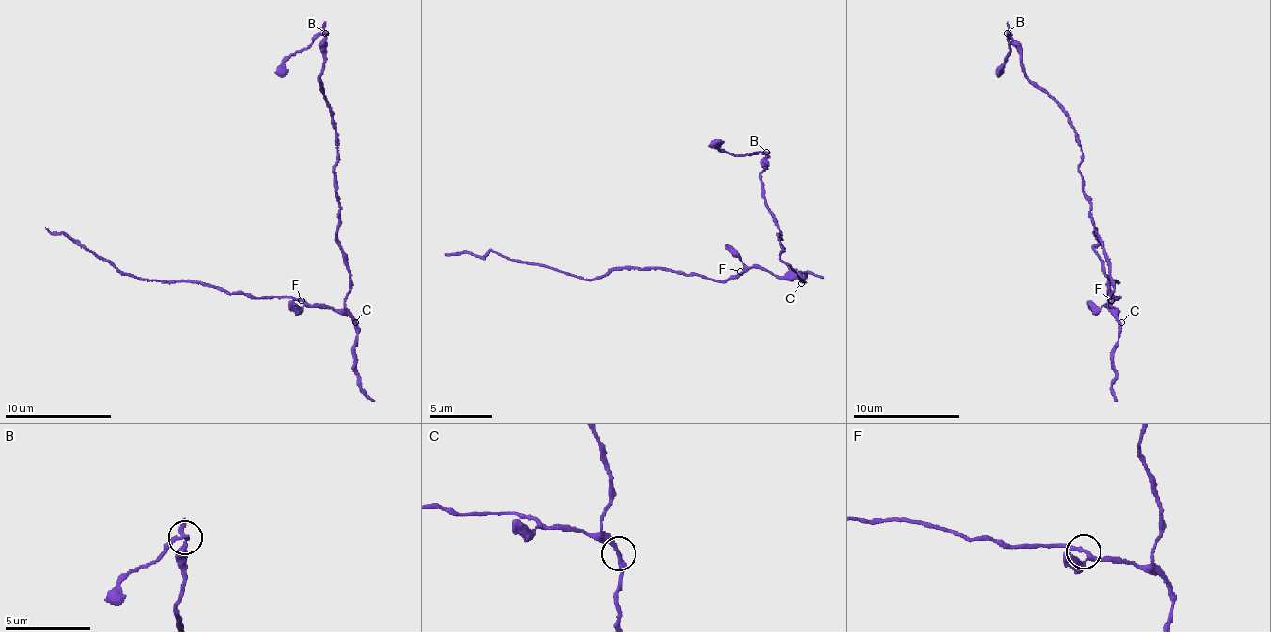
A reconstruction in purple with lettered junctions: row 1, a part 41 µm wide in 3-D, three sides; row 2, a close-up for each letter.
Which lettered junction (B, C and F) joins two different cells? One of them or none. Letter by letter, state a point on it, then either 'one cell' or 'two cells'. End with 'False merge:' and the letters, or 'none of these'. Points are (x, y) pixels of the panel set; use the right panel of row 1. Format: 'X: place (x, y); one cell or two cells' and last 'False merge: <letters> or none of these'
B: place (1007, 33); two cells
C: place (1121, 322); one cell
F: place (1111, 300); one cell
False merge: B

